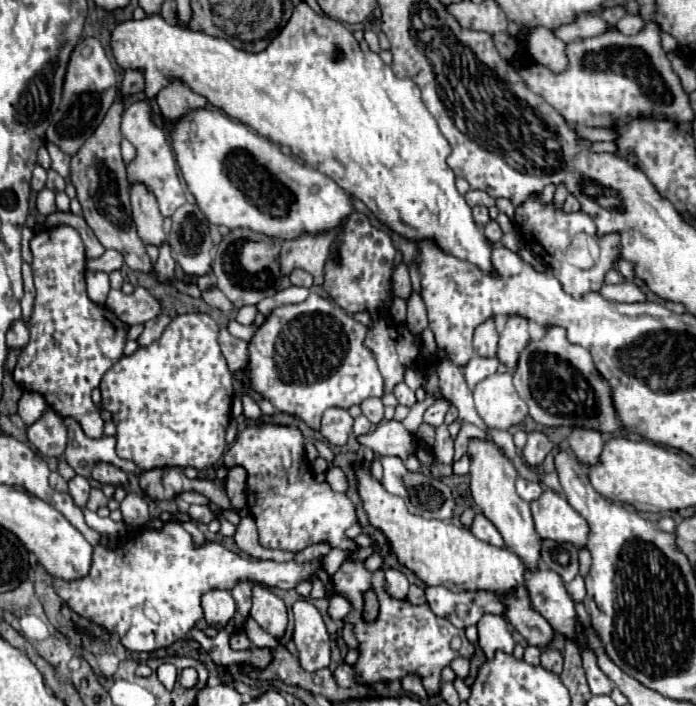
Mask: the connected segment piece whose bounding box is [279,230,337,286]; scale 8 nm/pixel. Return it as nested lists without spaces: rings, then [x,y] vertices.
[[[337,230],[325,232],[319,236],[301,236],[289,242],[281,244],[279,252],[279,266],[285,276],[289,276],[295,268],[301,268],[311,272],[315,278],[315,284],[323,286],[323,268],[329,258],[329,246],[335,240]]]

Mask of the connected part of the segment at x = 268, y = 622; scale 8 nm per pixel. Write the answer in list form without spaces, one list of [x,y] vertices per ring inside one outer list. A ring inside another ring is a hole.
[[[253,584],[251,618],[273,638],[283,638],[287,630],[287,608],[279,596],[261,584]]]

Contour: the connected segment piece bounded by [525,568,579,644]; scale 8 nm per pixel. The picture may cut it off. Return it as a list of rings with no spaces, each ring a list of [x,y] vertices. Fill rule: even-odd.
[[[547,568],[527,570],[525,586],[531,594],[533,608],[539,610],[551,622],[555,632],[579,644],[575,602],[567,592],[561,576]]]

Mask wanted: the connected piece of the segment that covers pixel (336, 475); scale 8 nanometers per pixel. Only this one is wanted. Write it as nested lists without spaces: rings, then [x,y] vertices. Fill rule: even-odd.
[[[329,468],[329,472],[327,472],[327,482],[331,484],[331,488],[335,490],[335,492],[347,492],[347,488],[349,488],[349,480],[347,480],[347,476],[345,476],[345,472],[341,470],[341,468]]]

